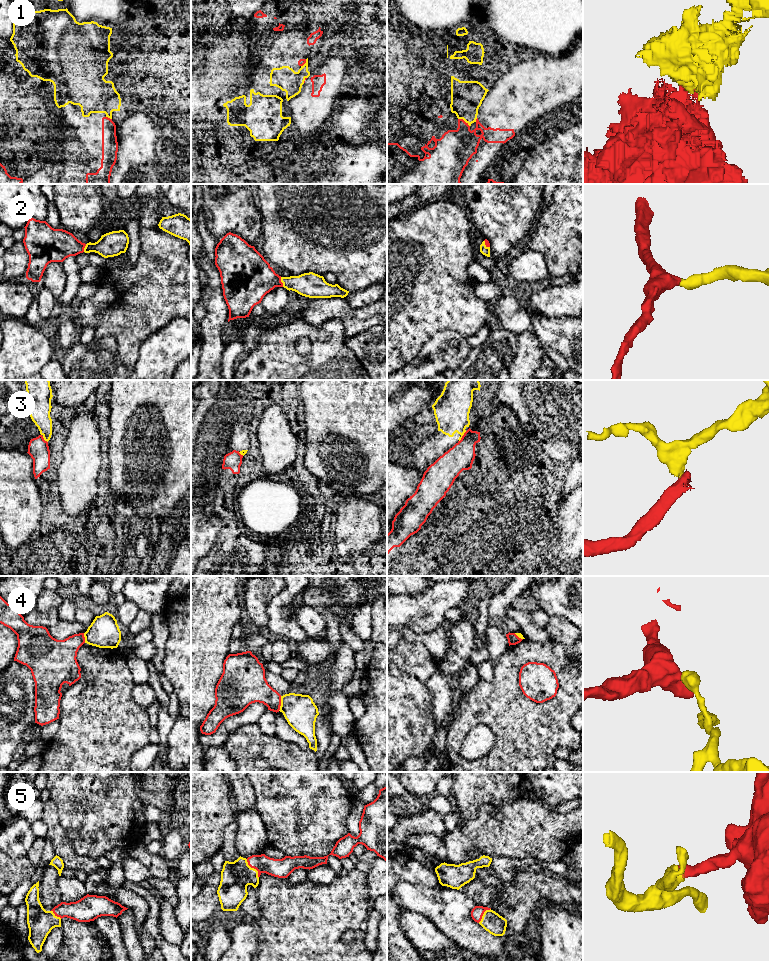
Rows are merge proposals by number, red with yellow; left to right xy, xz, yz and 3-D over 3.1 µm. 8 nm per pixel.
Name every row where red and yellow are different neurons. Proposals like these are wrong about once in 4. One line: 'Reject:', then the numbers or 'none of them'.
Reject: 3, 4

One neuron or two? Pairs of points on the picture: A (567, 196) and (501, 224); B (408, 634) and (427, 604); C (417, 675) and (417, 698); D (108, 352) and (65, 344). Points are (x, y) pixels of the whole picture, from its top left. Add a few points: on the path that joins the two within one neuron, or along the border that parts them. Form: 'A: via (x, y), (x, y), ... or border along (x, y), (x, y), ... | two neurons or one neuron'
A: border along (543, 208), (534, 224) | two neurons
B: border along (400, 627), (408, 627), (418, 633), (434, 630) | two neurons
C: via (417, 681), (417, 692) | one neuron
D: border along (77, 339), (64, 353) | two neurons

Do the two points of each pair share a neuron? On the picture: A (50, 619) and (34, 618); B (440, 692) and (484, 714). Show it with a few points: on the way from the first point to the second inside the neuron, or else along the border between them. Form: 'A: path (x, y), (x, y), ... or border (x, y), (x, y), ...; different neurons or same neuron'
A: path (46, 619), (38, 619); same neuron
B: border (453, 708), (450, 716); different neurons

